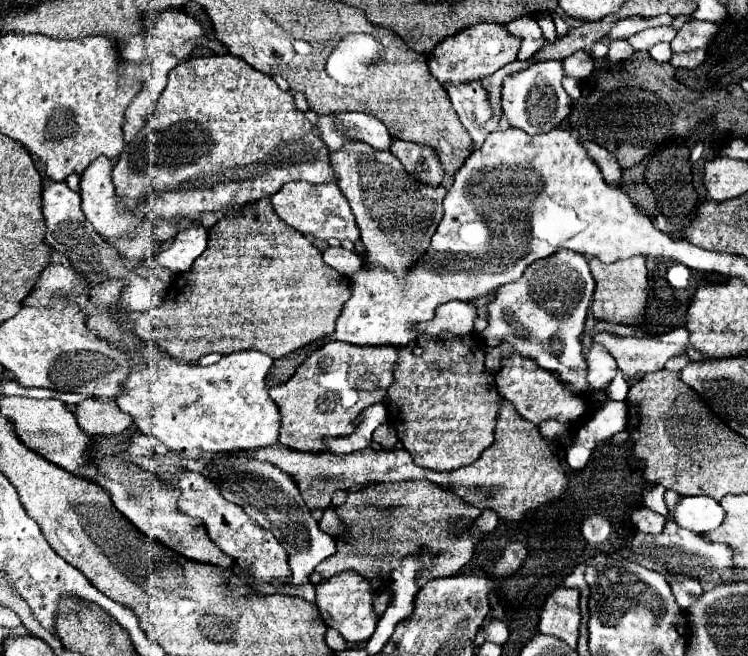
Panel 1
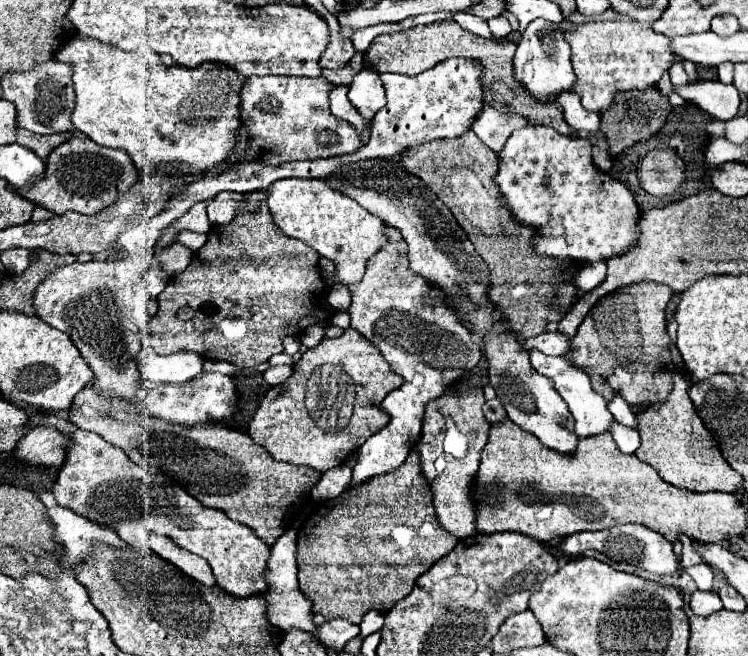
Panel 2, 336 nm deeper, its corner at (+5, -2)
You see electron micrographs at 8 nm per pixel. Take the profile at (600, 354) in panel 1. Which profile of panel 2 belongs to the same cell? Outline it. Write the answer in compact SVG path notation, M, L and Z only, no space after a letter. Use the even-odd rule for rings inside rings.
M614 396L614 400L608 404L608 410L612 412L612 416L616 418L616 422L628 426L628 428L636 428L636 414L634 410L620 398L620 396Z

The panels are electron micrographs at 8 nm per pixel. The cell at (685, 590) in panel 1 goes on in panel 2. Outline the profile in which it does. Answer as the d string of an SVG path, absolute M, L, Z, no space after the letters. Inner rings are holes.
M696 590L690 596L690 608L698 616L710 616L710 614L722 610L724 606L722 606L722 600L720 600L718 592L700 592L700 590Z

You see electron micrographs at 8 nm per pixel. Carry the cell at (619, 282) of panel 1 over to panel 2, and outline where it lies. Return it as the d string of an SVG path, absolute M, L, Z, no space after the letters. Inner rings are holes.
M646 282L620 288L598 300L586 314L572 338L570 352L564 356L576 368L582 368L590 380L594 392L608 402L614 394L620 394L630 406L646 406L666 402L674 386L672 374L682 372L672 362L670 336L666 332L666 304L672 298L672 290L662 284Z

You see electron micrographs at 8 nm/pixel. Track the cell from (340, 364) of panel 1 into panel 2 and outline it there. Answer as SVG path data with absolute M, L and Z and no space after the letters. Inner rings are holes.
M348 328L342 336L324 338L318 346L306 350L292 366L292 376L264 394L248 426L248 434L276 462L310 466L318 472L326 472L334 466L344 464L350 454L354 454L372 434L380 432L390 422L390 416L382 410L382 400L388 392L400 386L402 378L396 372L392 372L390 364L384 360L380 350L358 330Z

